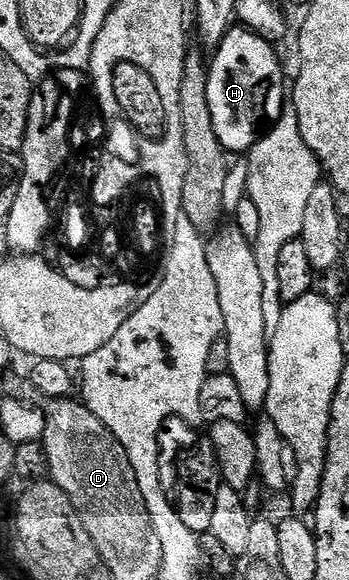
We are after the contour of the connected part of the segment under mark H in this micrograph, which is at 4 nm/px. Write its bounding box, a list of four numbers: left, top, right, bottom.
[207,27,285,154]

